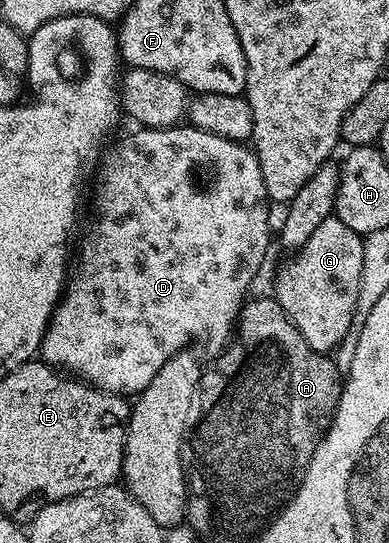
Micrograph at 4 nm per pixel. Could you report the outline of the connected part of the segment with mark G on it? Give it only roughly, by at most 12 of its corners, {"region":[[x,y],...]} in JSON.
{"region":[[331,217],[277,271],[278,305],[322,353],[358,318],[364,238]]}

